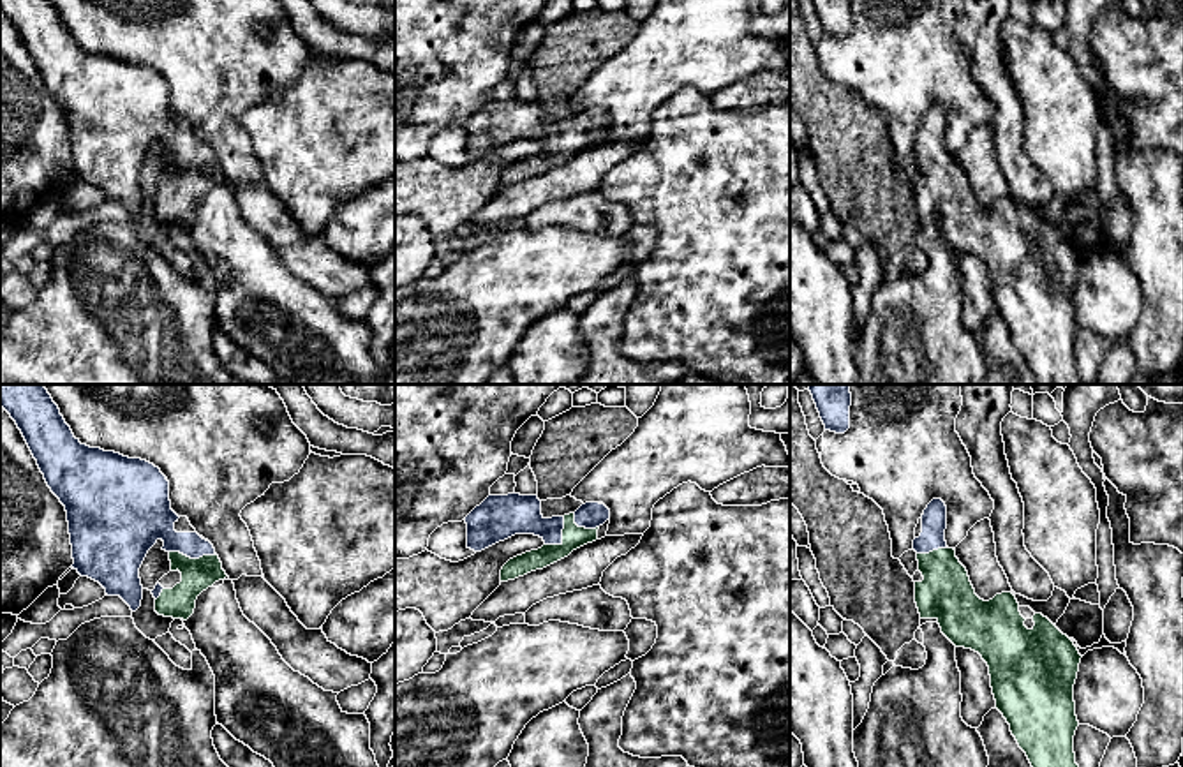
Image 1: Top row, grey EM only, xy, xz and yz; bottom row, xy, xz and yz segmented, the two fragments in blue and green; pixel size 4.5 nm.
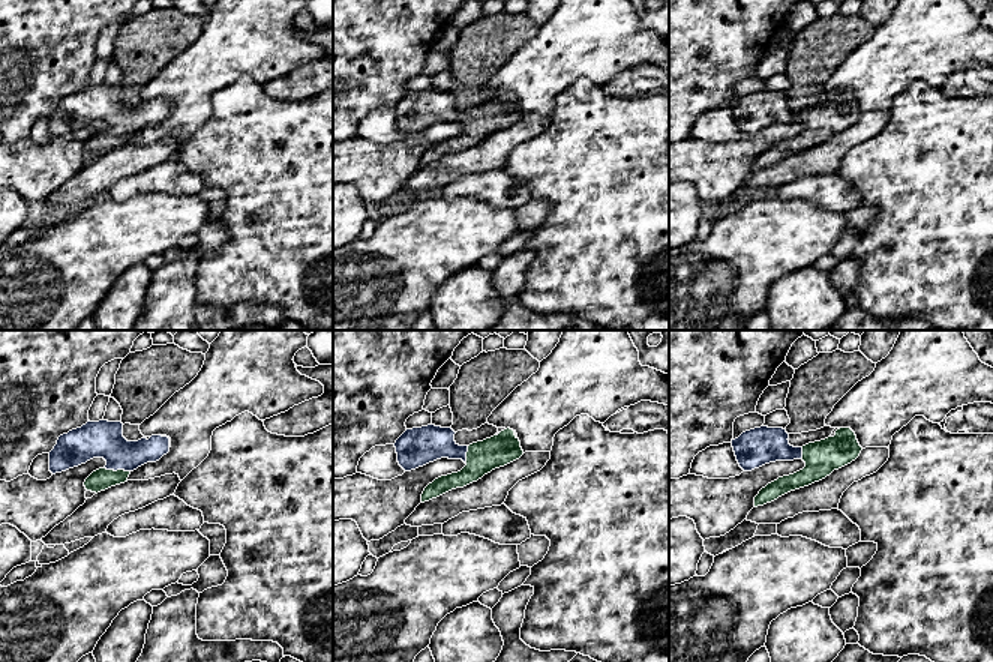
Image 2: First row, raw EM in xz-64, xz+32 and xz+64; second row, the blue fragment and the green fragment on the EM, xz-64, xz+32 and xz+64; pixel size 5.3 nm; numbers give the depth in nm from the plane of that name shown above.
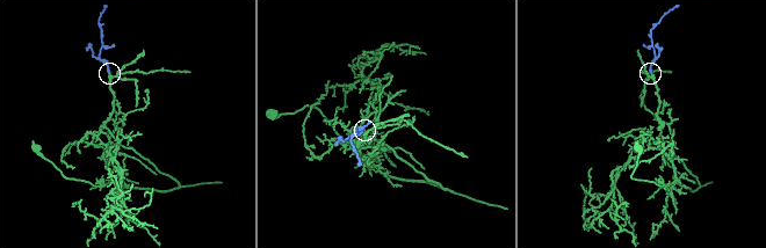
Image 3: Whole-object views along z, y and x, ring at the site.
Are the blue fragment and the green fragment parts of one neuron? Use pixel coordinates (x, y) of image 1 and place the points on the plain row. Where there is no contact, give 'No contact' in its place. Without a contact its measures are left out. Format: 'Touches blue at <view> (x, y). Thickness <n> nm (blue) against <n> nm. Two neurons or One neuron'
Touches blue at xy (193, 163). Thickness 190 nm (blue) against 150 nm. One neuron

